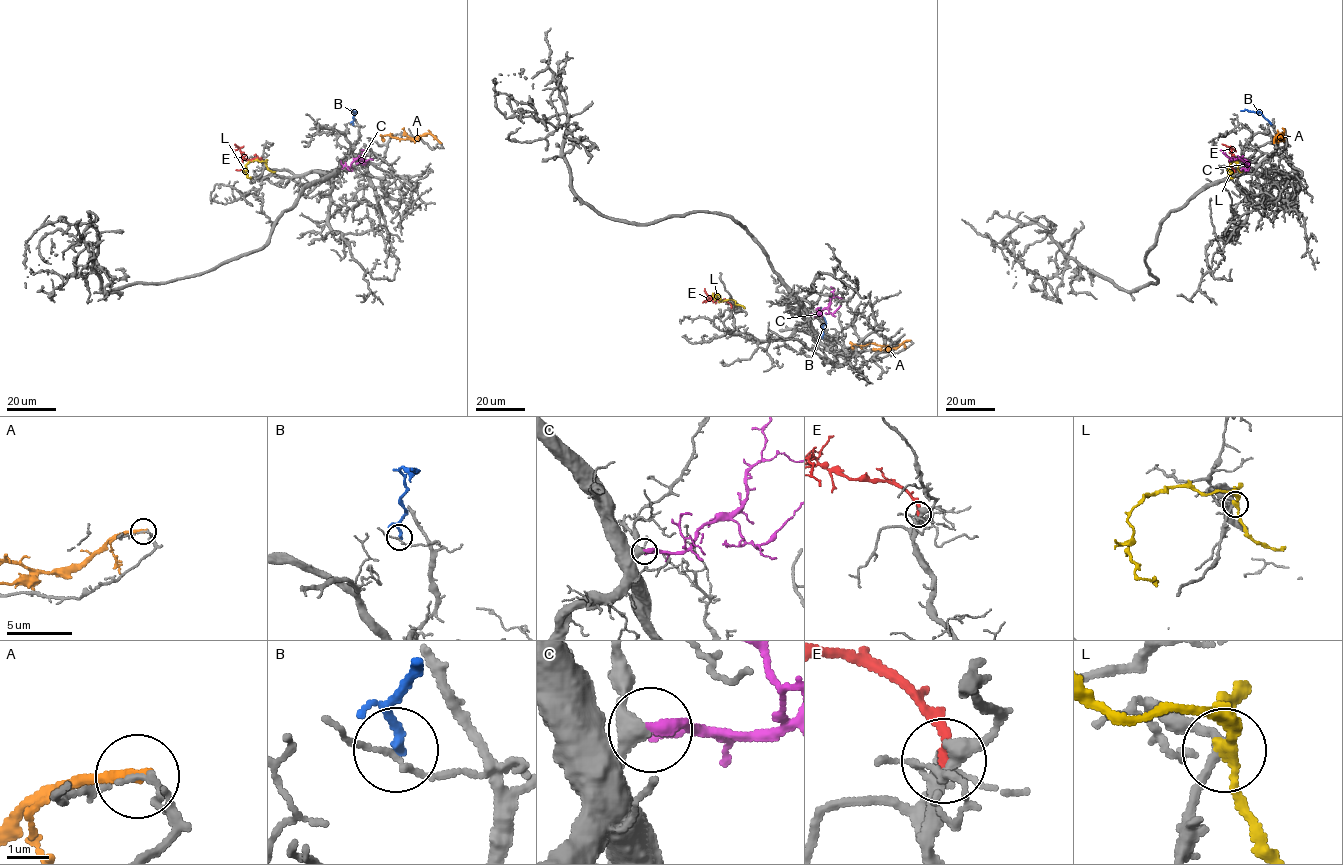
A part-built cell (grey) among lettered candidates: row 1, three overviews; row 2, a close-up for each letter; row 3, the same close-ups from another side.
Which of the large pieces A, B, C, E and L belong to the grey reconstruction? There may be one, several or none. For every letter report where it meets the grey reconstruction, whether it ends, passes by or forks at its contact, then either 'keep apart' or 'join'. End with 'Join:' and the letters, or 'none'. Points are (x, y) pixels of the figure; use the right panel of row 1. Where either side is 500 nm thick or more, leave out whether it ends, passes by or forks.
A: (1274, 143) | it ends | keep apart
B: (1271, 124) | it ends | keep apart
C: (1248, 168) | it ends | join
E: (1241, 161) | it ends | join
L: (1238, 163) | it passes by | keep apart
Join: C, E

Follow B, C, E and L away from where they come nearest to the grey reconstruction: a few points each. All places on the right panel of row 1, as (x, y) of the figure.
B: (1271, 124), (1259, 111), (1240, 111)
C: (1248, 168), (1242, 159), (1227, 157), (1220, 150)
E: (1241, 161), (1232, 159), (1231, 148), (1222, 144)
L: (1238, 163), (1234, 160), (1228, 169), (1230, 173), (1227, 177), (1234, 178)

